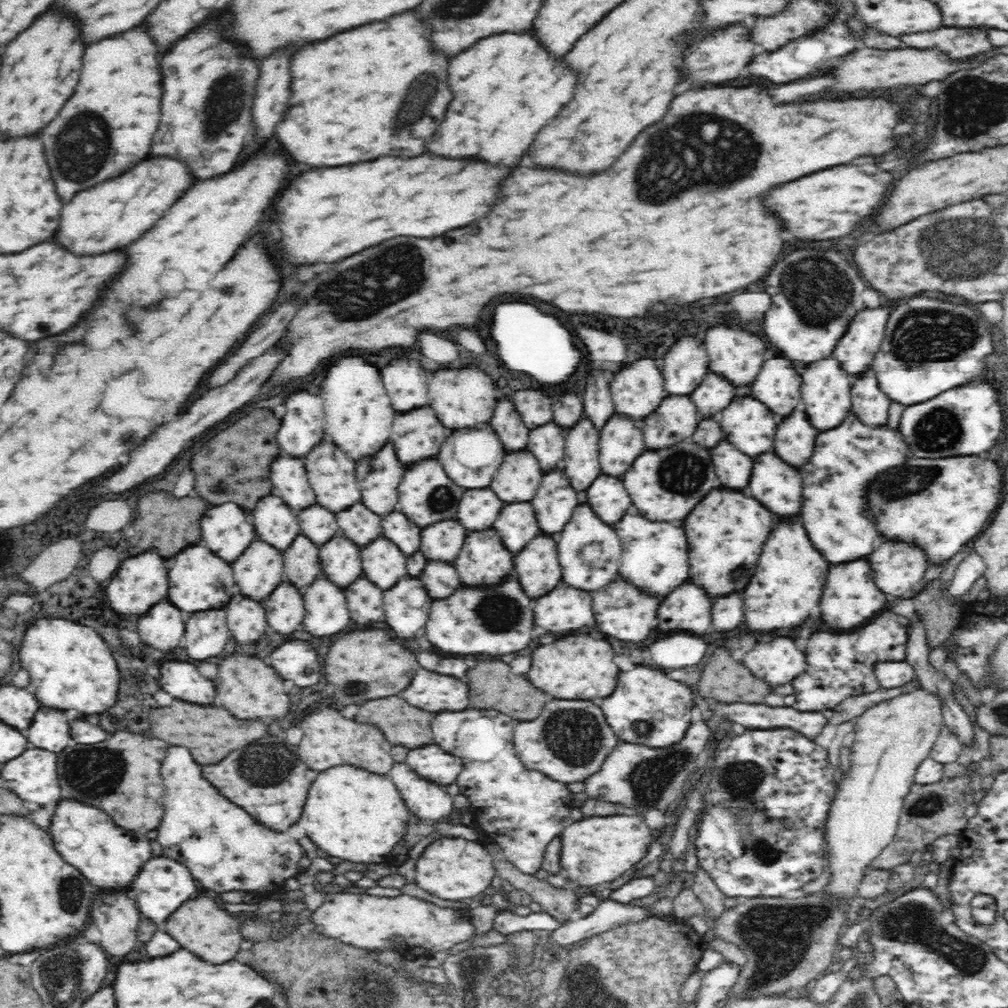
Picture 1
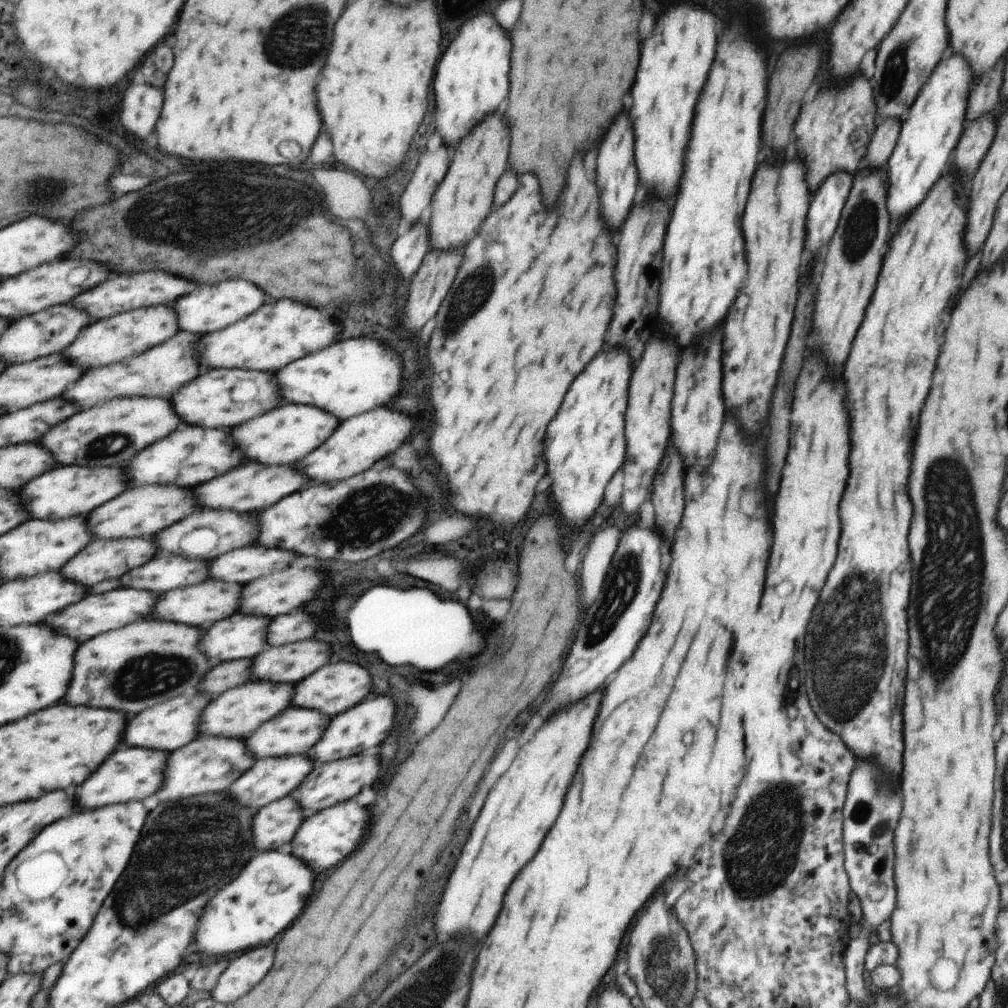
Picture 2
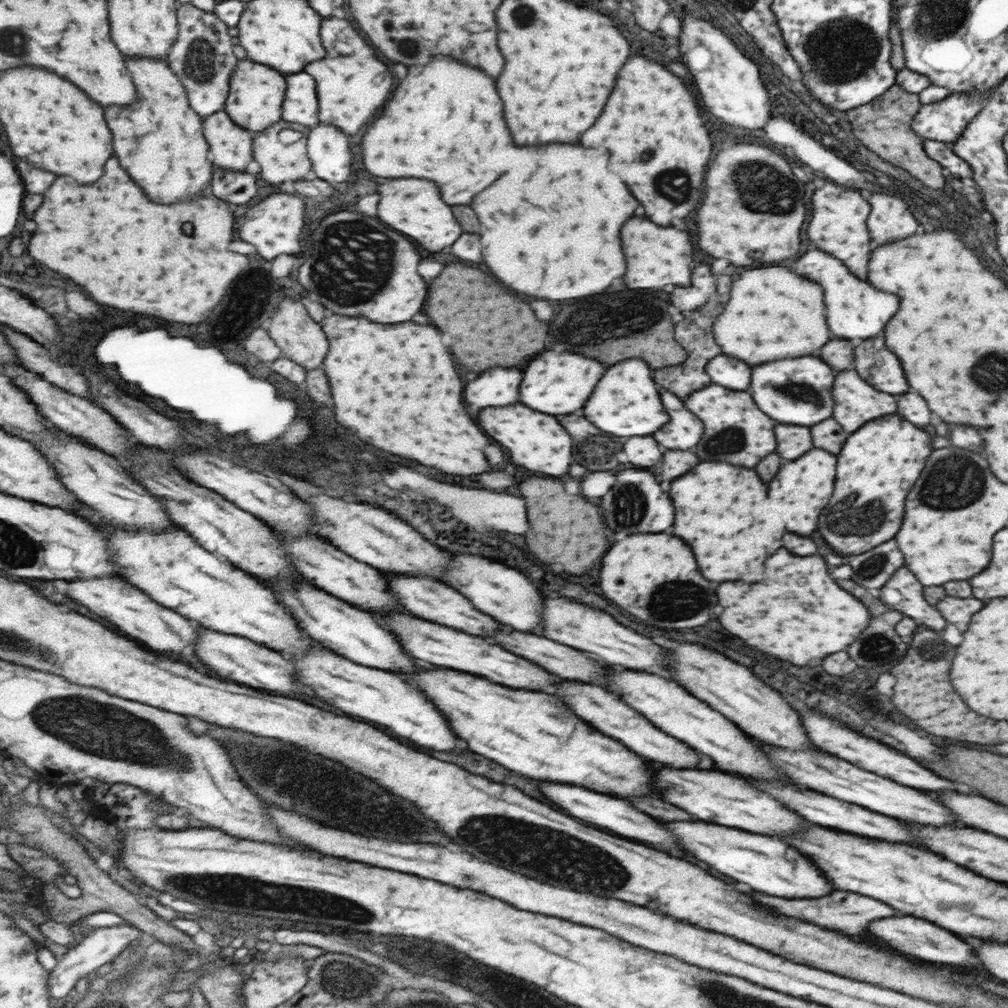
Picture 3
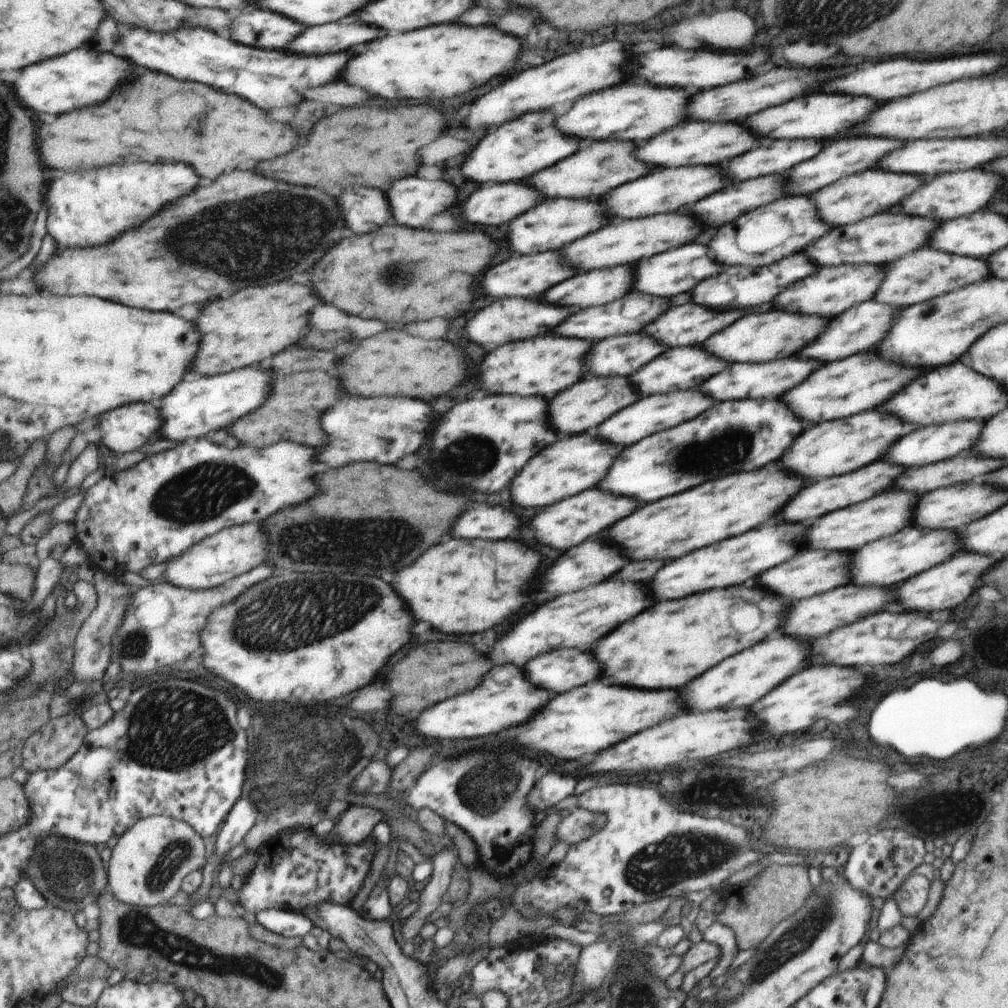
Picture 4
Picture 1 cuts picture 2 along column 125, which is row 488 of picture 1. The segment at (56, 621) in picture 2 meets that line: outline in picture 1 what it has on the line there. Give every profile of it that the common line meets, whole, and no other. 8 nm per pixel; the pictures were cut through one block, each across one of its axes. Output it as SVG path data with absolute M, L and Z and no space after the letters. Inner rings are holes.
M600 474L586 492L588 492L588 502L592 504L596 516L608 520L608 524L620 520L620 516L624 516L624 512L632 506L632 500L622 480L608 474Z

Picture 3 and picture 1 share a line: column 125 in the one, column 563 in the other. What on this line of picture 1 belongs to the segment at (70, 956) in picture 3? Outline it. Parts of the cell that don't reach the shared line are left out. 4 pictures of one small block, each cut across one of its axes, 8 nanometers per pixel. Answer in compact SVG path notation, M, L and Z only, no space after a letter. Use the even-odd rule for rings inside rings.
M608 898L604 902L600 902L600 906L596 910L592 910L592 914L580 918L580 920L572 920L572 922L564 922L564 926L560 926L558 930L552 932L544 932L538 938L538 944L542 946L542 950L558 950L564 946L574 946L576 942L584 942L596 934L602 934L610 928L616 928L624 922L638 922L644 920L648 916L656 916L646 908L640 906L632 906L632 904L620 904L620 902L610 902Z

